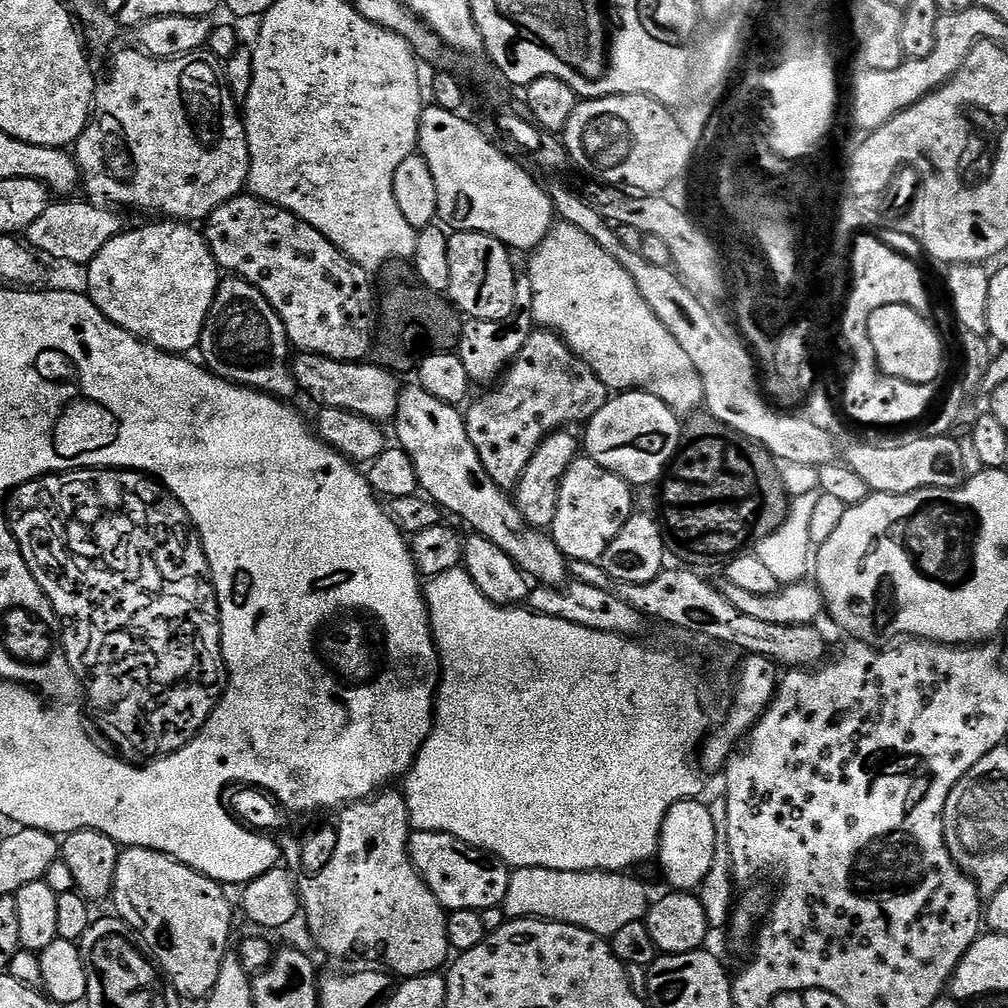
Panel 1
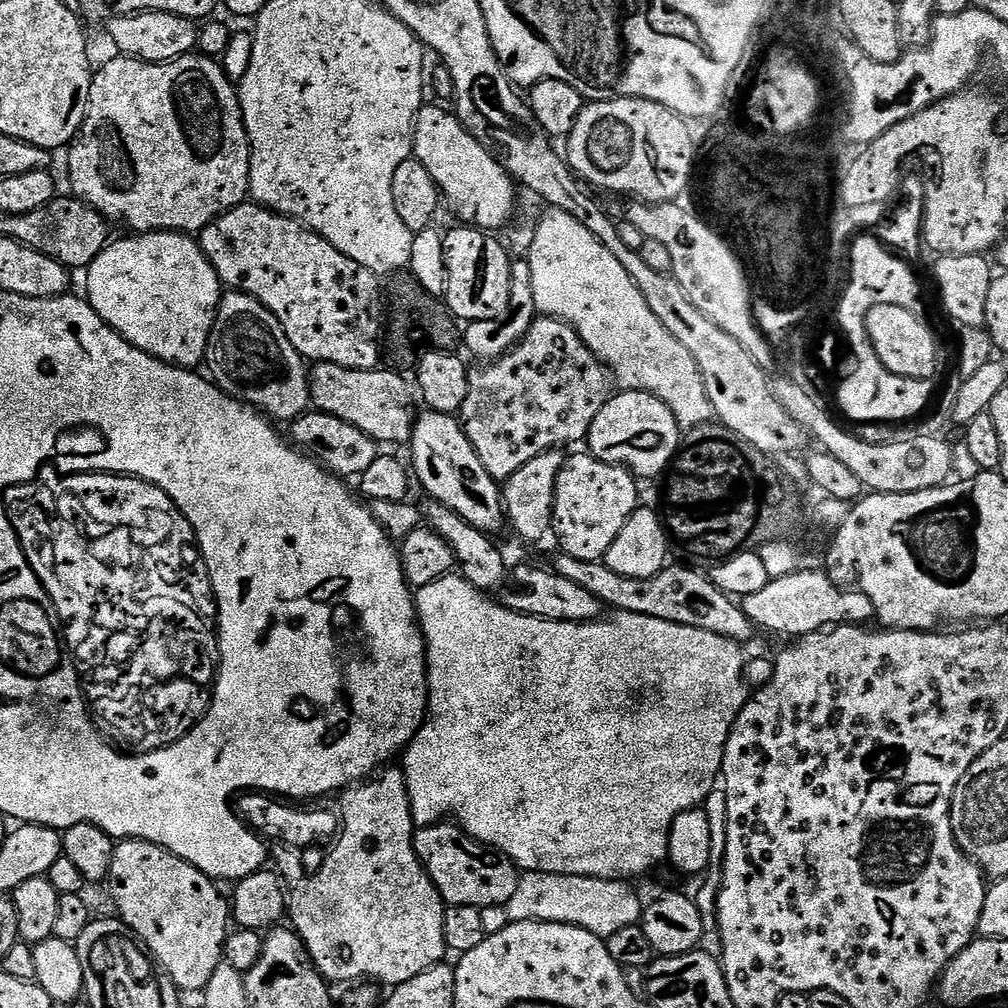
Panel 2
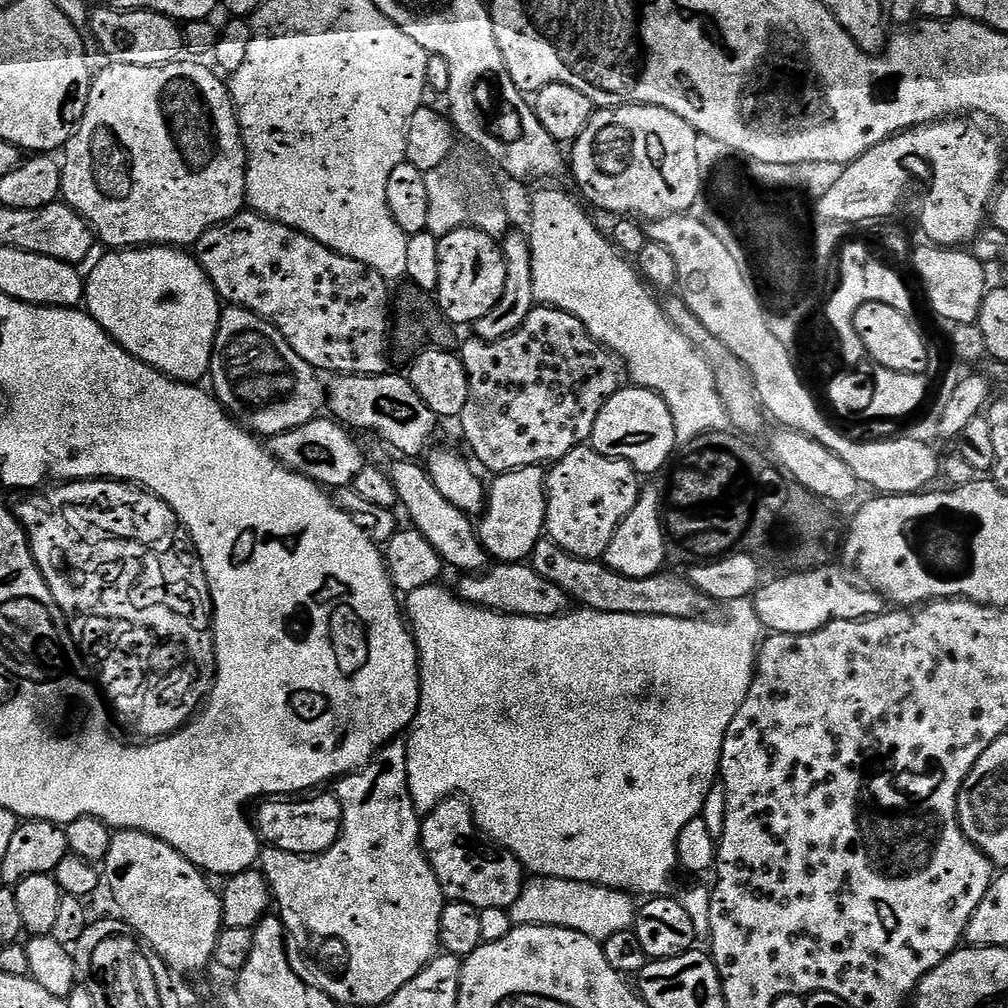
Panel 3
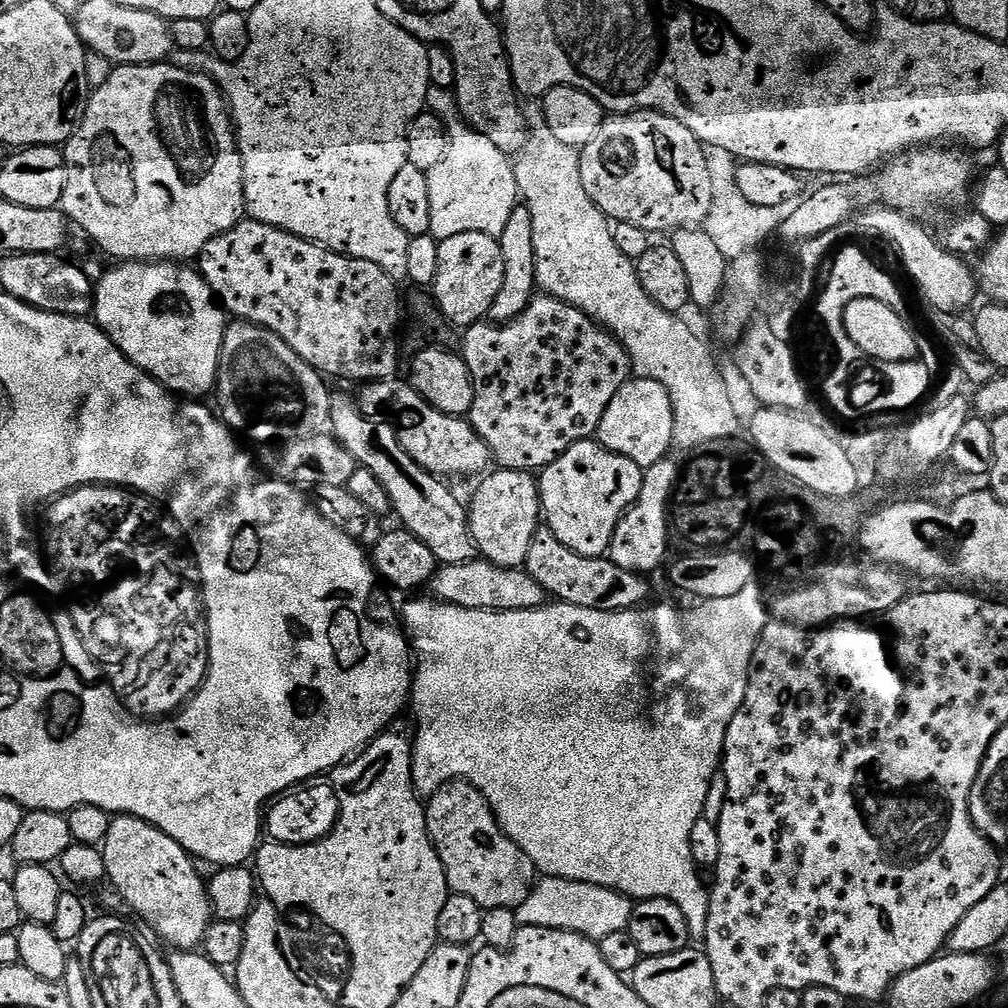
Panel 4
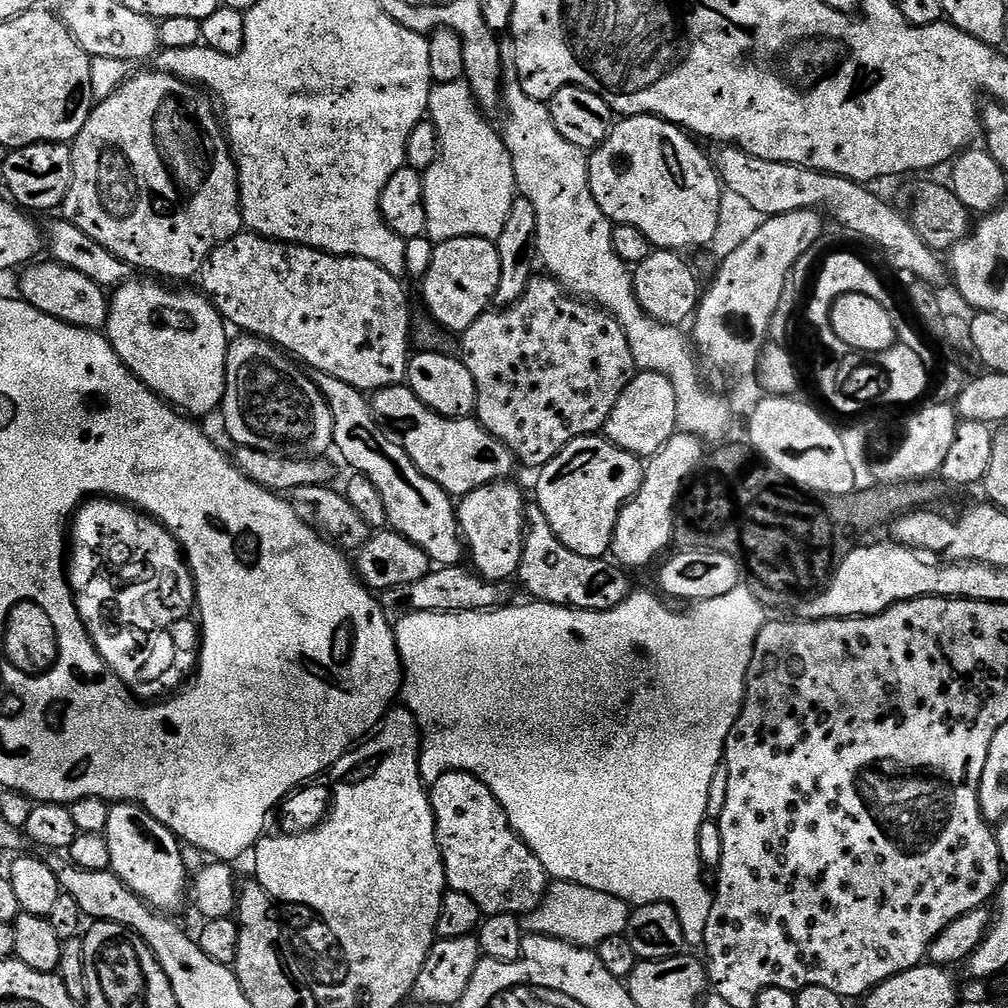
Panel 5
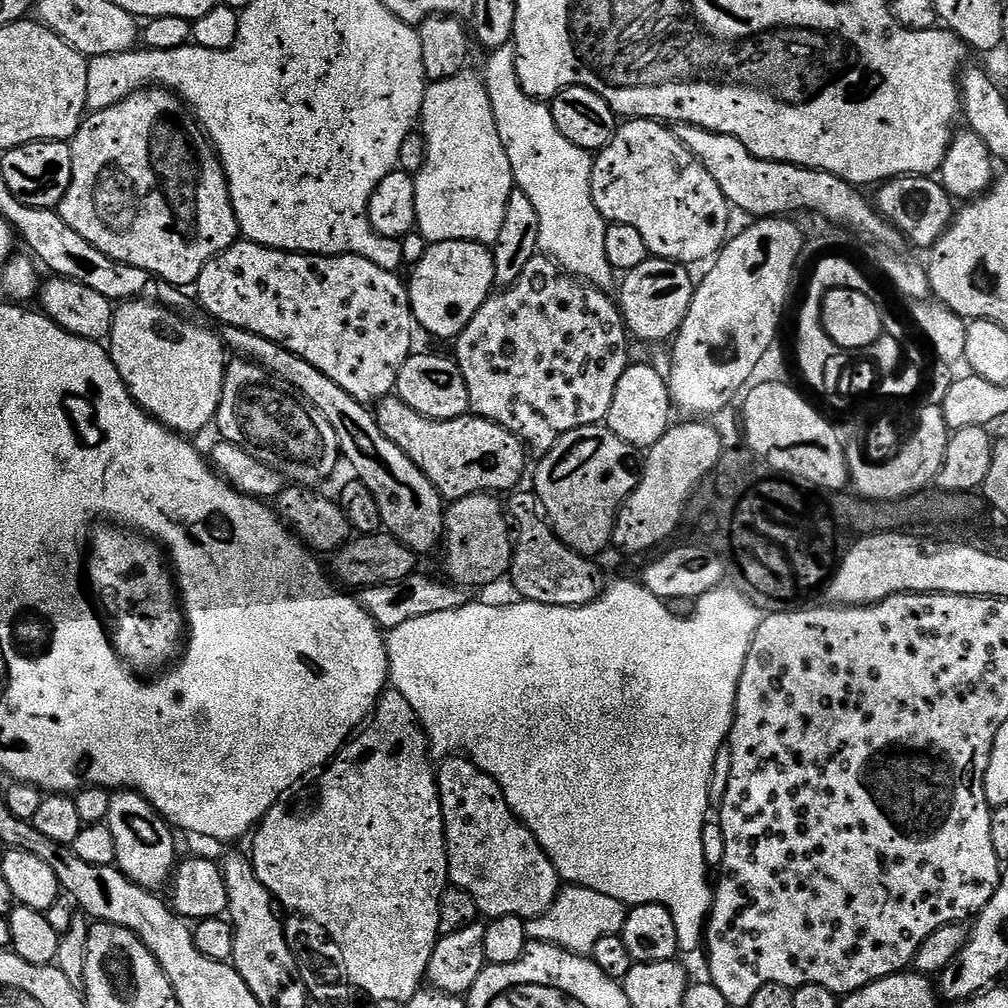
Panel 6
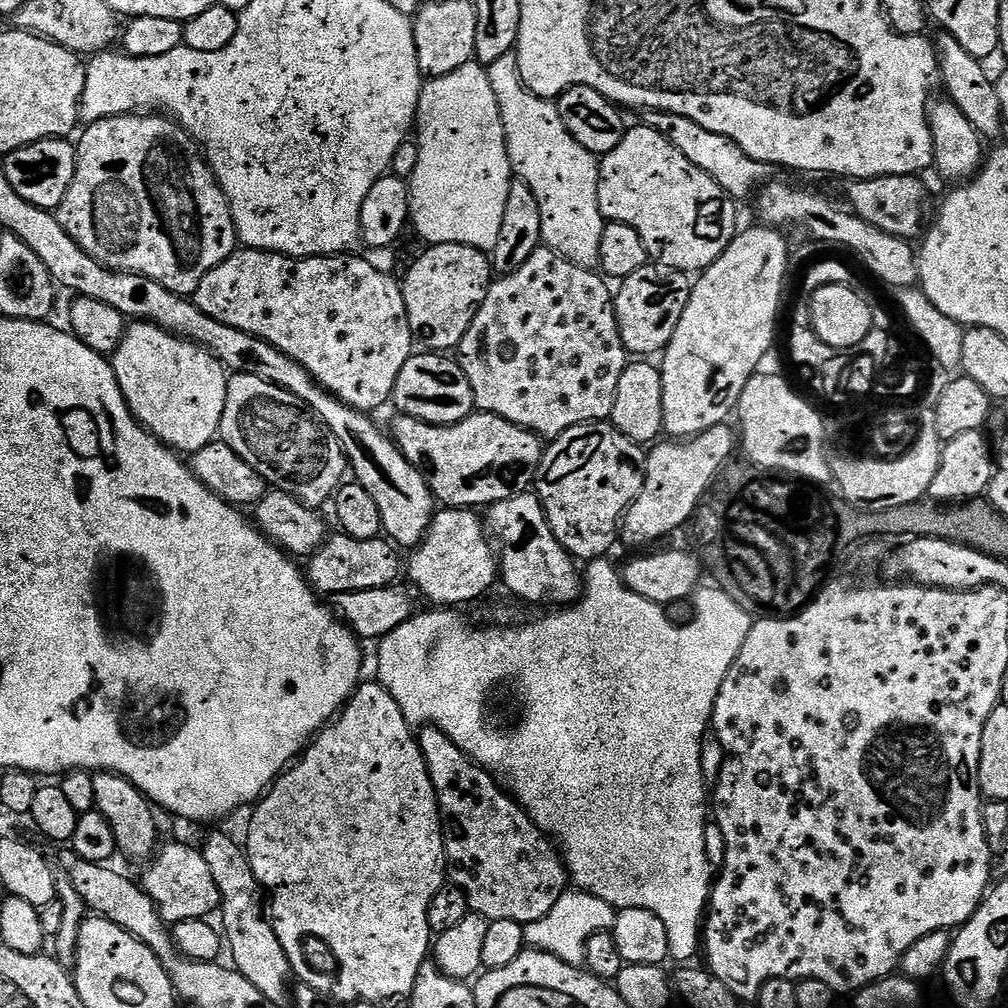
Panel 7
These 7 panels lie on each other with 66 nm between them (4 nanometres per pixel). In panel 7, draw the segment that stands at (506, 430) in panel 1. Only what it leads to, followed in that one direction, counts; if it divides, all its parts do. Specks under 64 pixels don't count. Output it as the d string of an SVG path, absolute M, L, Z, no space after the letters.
M547 246L534 250L534 254L526 258L526 266L514 270L509 276L493 279L486 298L478 314L474 314L474 322L470 322L470 330L466 330L458 349L458 363L466 378L470 378L470 390L474 390L476 408L494 414L498 418L506 418L506 422L514 422L514 426L530 430L545 442L556 440L566 430L579 424L593 424L595 420L607 421L614 410L614 398L618 394L618 378L622 378L625 368L630 363L630 354L625 350L622 334L618 330L614 292L613 289L608 289L607 283L609 284L609 281L599 271L570 262L565 256Z

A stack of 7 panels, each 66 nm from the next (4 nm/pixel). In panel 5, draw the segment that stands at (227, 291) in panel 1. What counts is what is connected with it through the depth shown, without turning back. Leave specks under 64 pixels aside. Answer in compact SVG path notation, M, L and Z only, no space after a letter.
M240 334L229 343L224 383L224 428L233 445L279 454L285 458L320 458L332 443L332 415L324 396L300 388L304 380L288 368L255 364L248 356L277 355L275 344L259 336Z

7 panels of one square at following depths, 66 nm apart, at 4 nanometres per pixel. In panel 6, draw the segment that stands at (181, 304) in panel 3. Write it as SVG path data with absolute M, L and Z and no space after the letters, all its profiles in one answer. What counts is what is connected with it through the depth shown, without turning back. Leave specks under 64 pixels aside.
M148 298L123 301L115 309L112 318L110 355L124 385L141 408L171 432L192 438L195 432L202 431L207 424L211 425L215 421L224 385L226 349L223 339L217 333L215 336L210 329L184 319L188 318L163 303L151 304Z

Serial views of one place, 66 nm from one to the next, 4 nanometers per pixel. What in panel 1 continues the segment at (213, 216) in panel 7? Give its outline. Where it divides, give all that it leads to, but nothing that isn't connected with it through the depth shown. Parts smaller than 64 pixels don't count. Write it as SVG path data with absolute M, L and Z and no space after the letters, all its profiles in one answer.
M132 48L118 53L112 60L112 69L109 70L108 77L97 83L92 115L88 125L84 128L83 134L75 142L74 155L76 166L80 169L82 188L85 188L89 192L85 193L101 206L121 204L124 208L141 208L144 212L157 212L160 215L157 217L167 218L172 222L207 221L208 215L214 210L218 210L218 206L222 206L234 199L235 196L241 195L245 191L248 182L250 150L246 142L246 130L244 129L244 121L241 109L238 107L238 101L232 96L232 91L225 84L221 69L207 55L193 54L160 60L157 56L149 56L143 50Z

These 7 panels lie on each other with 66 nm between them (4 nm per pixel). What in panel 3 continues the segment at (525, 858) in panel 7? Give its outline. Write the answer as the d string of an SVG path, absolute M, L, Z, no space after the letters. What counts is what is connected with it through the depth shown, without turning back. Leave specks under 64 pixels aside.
M459 795L447 796L444 801L442 801L438 806L434 806L432 812L427 813L420 821L420 845L424 848L424 853L426 858L430 862L430 866L434 870L434 874L438 878L438 882L442 886L445 897L448 900L457 900L458 902L466 902L467 904L472 904L475 908L507 908L511 909L514 902L518 902L518 894L522 894L526 883L526 869L523 864L521 864L518 857L514 854L510 854L510 850L506 850L500 844L495 844L493 840L484 835L480 831L480 827L477 826L476 820L472 817L472 808L468 804L468 801L461 798Z

